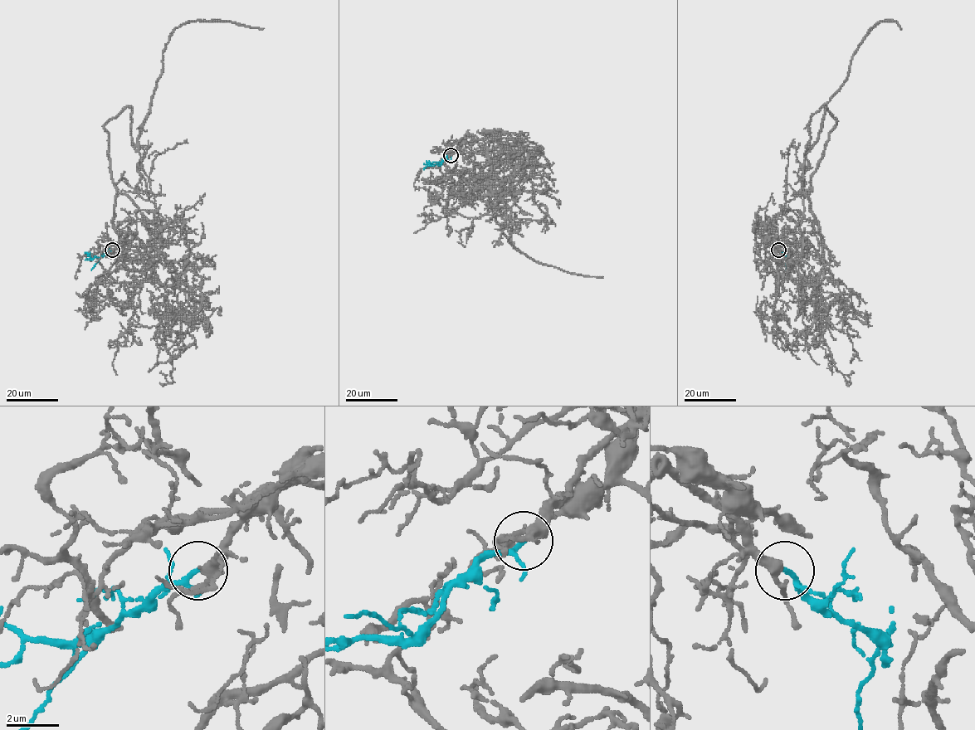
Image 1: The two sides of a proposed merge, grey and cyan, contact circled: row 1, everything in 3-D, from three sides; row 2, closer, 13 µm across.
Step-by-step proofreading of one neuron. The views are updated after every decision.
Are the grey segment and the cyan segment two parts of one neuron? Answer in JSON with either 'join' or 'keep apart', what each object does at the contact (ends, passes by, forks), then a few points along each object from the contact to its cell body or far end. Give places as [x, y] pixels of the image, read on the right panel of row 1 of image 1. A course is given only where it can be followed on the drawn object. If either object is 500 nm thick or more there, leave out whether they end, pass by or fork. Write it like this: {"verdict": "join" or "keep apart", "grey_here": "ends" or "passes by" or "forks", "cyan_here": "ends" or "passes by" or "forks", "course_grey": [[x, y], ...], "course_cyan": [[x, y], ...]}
{"verdict": "join", "grey_here": "passes by", "cyan_here": "passes by", "course_grey": [[778, 250], [766, 239], [775, 251], [772, 220], [801, 188], [811, 117], [875, 25], [901, 28]], "course_cyan": [[778, 250], [788, 257], [784, 252]]}

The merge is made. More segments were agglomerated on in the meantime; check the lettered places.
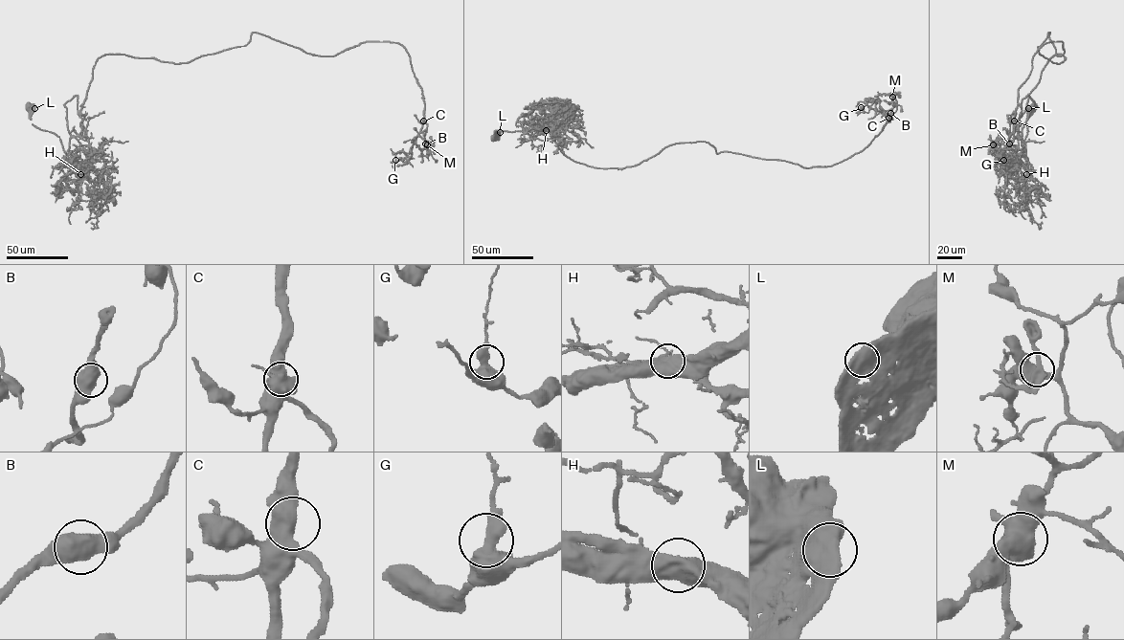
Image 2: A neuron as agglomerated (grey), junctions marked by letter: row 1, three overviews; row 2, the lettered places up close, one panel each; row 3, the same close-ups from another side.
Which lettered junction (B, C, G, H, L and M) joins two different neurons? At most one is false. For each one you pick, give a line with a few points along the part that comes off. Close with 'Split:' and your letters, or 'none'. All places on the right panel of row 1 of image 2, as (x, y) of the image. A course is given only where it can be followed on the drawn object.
Split: none

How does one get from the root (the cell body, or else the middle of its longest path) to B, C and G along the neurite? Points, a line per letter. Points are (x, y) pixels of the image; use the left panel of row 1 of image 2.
B: (29, 107), (73, 165), (102, 55), (185, 63), (254, 33), (322, 56), (396, 42), (425, 143)
C: (29, 107), (73, 165), (69, 140), (99, 57), (185, 63), (257, 33), (322, 56), (401, 44), (423, 121)
G: (29, 107), (73, 165), (102, 55), (185, 63), (254, 33), (322, 56), (396, 42), (424, 109), (395, 160)

